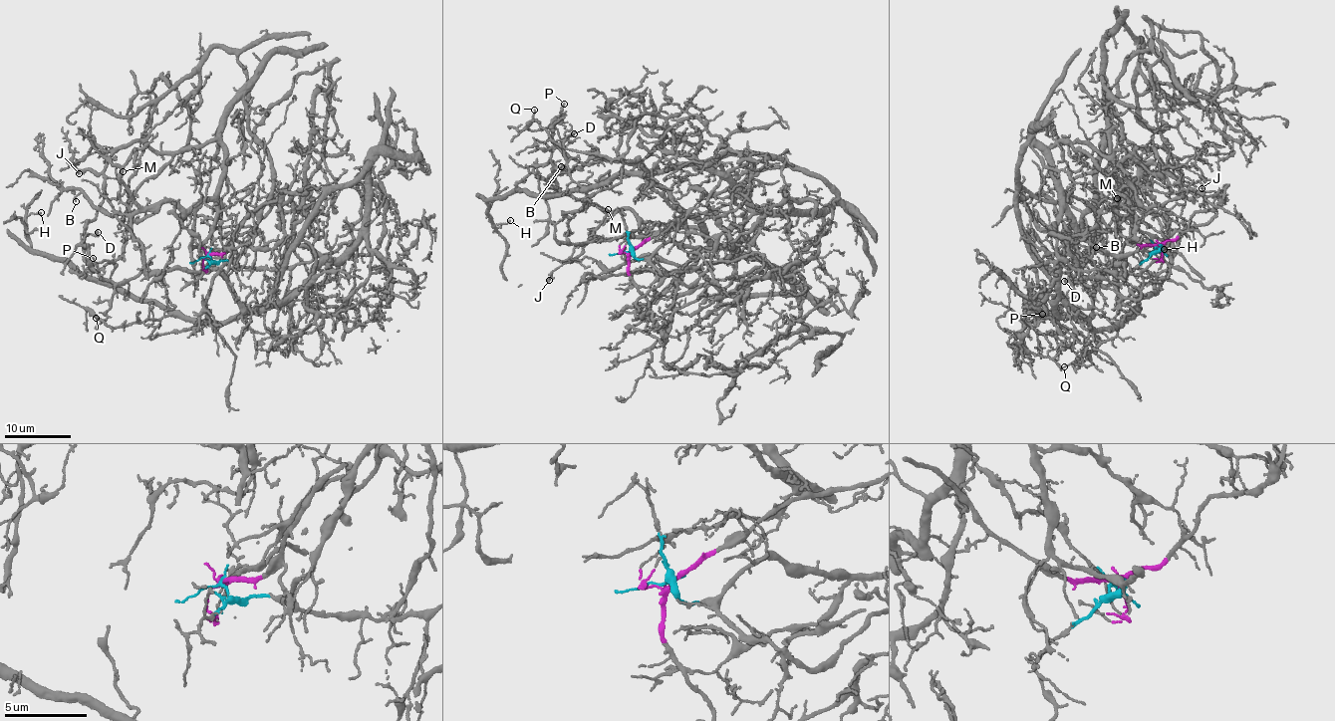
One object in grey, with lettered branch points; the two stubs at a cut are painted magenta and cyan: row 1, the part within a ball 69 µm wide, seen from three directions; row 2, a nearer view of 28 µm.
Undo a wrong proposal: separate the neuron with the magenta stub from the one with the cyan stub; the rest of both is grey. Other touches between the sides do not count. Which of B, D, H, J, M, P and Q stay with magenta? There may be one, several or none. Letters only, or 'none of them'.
H, Q

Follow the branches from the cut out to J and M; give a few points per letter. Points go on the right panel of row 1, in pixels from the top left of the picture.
J: (1156, 246), (1133, 233), (1106, 96), (1101, 147), (1126, 166), (1107, 172), (1168, 170), (1201, 188)
M: (1156, 246), (1133, 233), (1106, 96), (1101, 147), (1126, 166), (1107, 172), (1117, 197)

